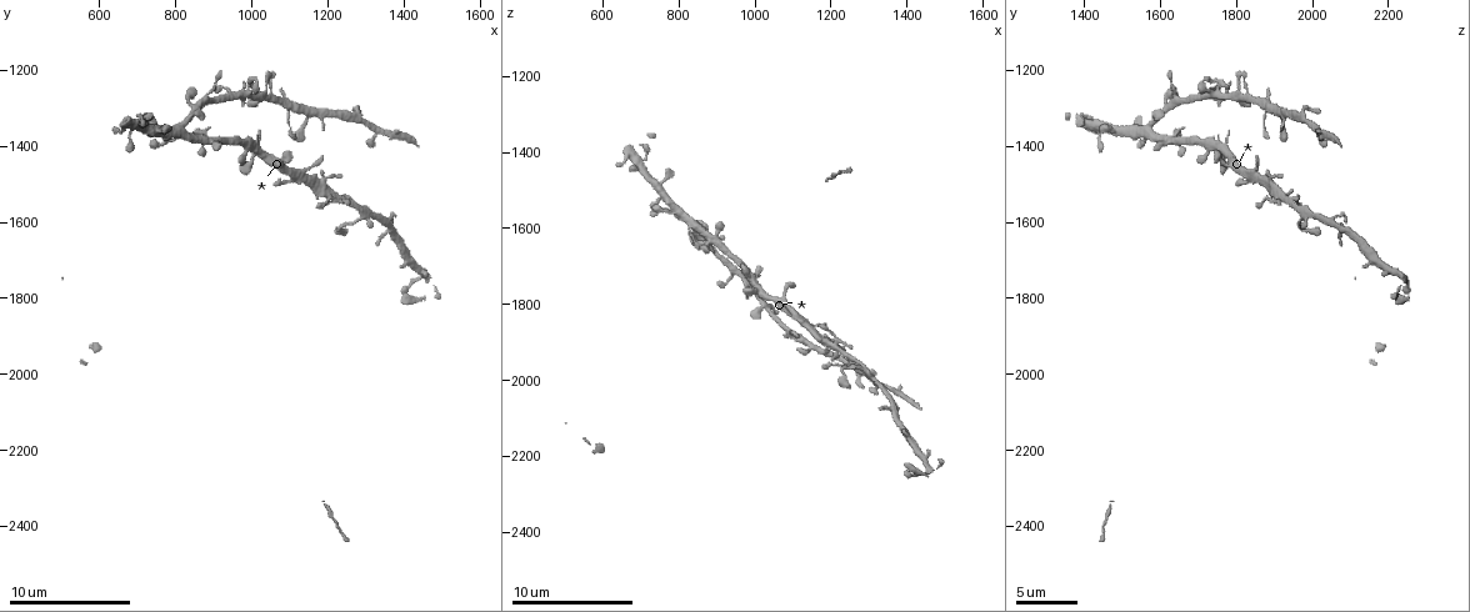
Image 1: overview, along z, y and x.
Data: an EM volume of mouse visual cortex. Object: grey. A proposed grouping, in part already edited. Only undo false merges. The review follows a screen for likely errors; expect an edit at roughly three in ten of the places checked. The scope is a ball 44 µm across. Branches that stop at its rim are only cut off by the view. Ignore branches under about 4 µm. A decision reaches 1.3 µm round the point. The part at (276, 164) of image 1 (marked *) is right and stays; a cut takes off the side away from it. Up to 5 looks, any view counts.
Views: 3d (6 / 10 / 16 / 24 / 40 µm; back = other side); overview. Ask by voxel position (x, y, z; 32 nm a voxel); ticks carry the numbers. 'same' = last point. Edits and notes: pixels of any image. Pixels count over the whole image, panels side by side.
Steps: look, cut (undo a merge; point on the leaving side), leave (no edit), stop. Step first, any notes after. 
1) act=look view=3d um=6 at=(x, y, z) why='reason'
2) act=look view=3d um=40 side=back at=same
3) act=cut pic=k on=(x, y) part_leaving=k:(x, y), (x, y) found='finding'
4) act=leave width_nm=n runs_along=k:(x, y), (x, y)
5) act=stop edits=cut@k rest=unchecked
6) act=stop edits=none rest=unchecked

act=look view=3d um=10 at=(1205, 1540, 1875) why='a fork'

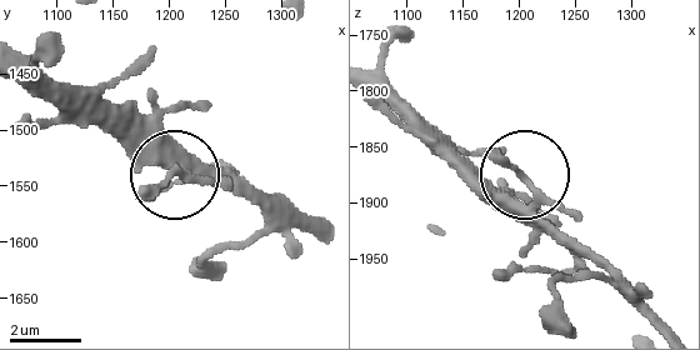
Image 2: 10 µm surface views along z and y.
act=leave width_nm=190 found='continuous, no second cell'

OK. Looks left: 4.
act=look view=3d um=16 at=(1285, 1585, 1980)

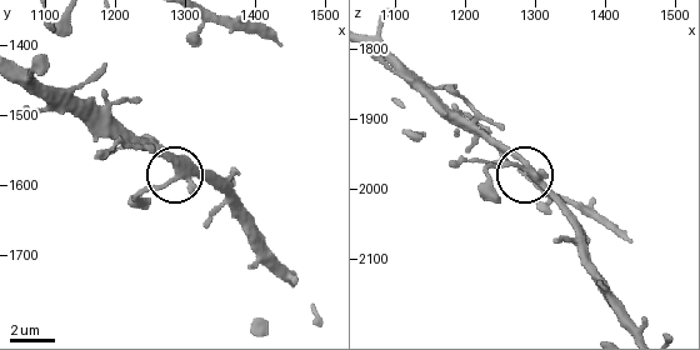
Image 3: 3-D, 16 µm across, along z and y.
act=look view=3d um=16 side=back at=same

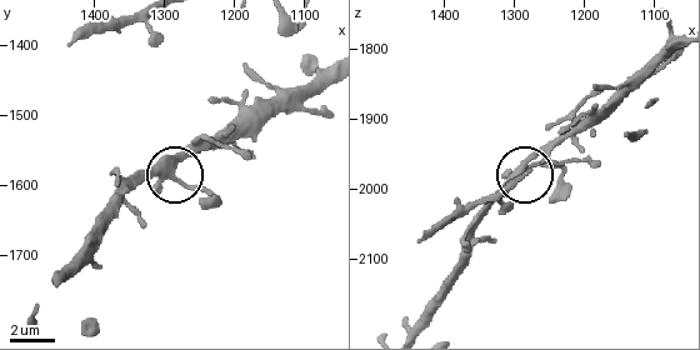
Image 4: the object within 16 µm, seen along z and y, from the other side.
act=leave side_arm_um=16 runs_along=4:(678, 50), (645, 61), (601, 106), (545, 145), (469, 228) found='all the same cell'

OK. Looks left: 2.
act=look view=3d um=16 at=(1005, 1420, 1765) why='looks like a crossing'

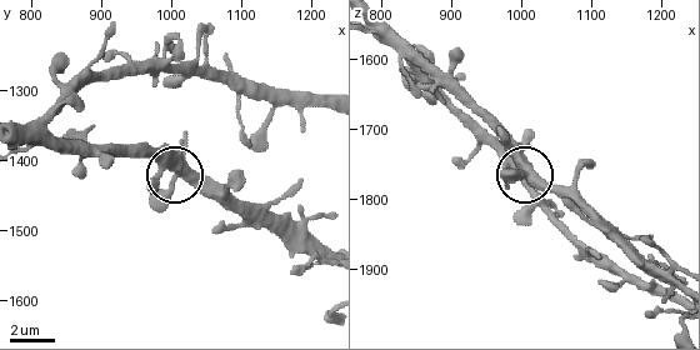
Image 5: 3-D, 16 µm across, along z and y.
act=leave arms=4 found='continuous, no second cell'

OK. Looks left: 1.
act=stop edits=none rest=unchecked

